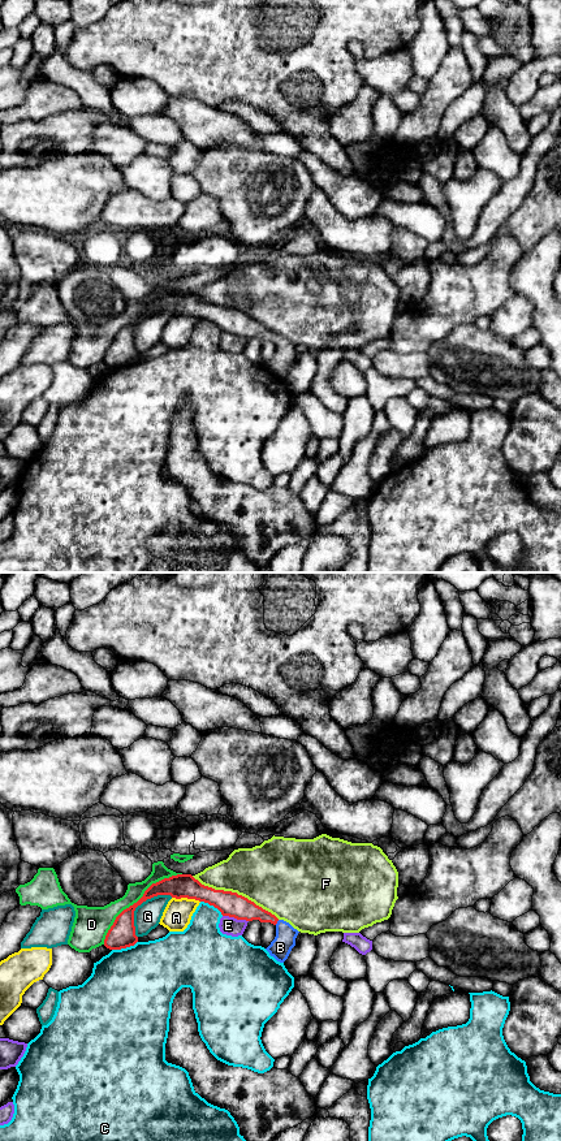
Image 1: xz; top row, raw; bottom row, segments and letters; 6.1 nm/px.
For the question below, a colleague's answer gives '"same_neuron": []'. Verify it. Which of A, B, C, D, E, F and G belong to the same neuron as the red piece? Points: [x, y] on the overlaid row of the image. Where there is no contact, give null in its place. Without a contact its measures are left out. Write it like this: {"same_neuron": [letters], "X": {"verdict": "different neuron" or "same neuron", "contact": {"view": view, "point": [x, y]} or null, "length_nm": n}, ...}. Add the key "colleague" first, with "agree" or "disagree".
{"colleague": "disagree", "same_neuron": ["B"], "A": {"verdict": "different neuron", "contact": {"view": "xz", "point": [186, 897]}, "length_nm": 180}, "B": {"verdict": "same neuron", "contact": {"view": "xz", "point": [276, 923]}, "length_nm": 40}, "C": {"verdict": "different neuron", "contact": {"view": "xz", "point": [124, 947]}, "length_nm": 170}, "D": {"verdict": "different neuron", "contact": {"view": "xz", "point": [137, 902]}, "length_nm": 650}, "E": {"verdict": "different neuron", "contact": {"view": "xz", "point": [236, 917]}, "length_nm": 170}, "F": {"verdict": "different neuron", "contact": {"view": "xz", "point": [236, 893]}, "length_nm": 600}, "G": {"verdict": "different neuron", "contact": {"view": "xz", "point": [139, 904]}, "length_nm": 340}}

